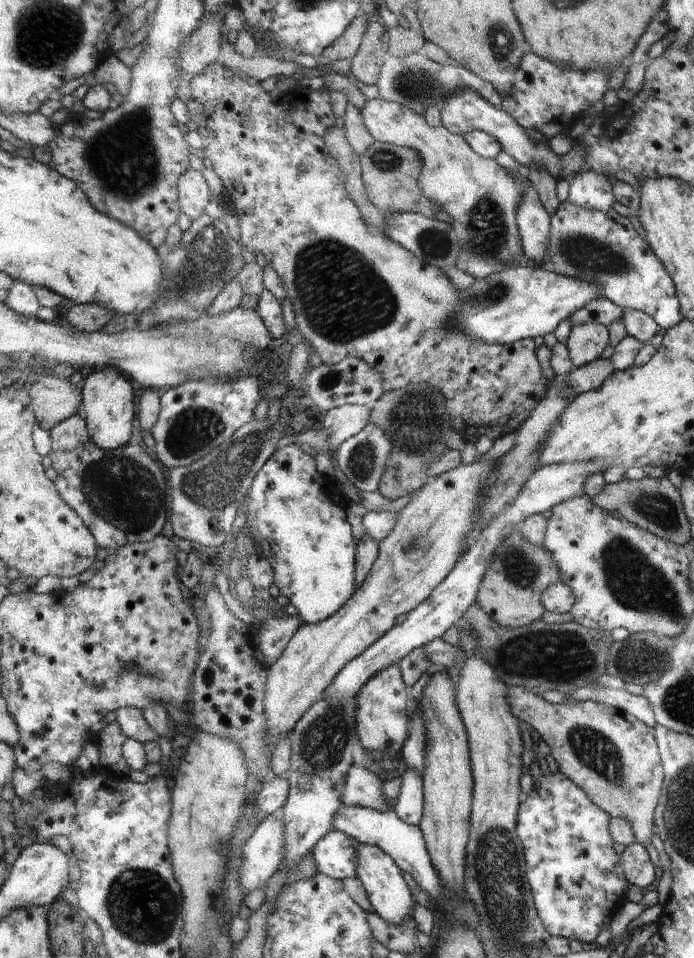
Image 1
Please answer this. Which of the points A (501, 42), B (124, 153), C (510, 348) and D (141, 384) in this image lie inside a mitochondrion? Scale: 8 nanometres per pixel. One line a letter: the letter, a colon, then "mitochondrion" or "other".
A: mitochondrion
B: mitochondrion
C: other
D: other

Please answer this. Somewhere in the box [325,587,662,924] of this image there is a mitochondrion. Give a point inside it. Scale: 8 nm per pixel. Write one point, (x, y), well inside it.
(559, 655)

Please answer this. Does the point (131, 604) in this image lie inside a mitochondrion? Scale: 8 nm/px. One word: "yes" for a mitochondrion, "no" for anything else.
no

